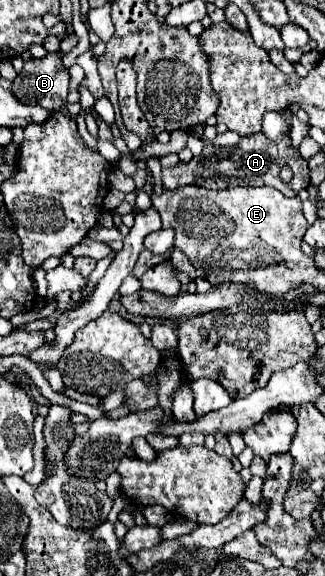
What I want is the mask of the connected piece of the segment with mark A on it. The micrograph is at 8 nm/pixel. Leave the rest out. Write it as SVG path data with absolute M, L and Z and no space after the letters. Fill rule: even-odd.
M261 132L255 136L243 138L237 146L221 148L215 144L205 144L203 152L195 156L191 162L179 162L173 168L163 168L163 186L169 190L175 190L179 186L187 184L199 184L207 186L211 190L221 190L223 186L275 186L281 190L285 196L297 196L301 188L309 186L309 168L307 162L299 156L295 148L291 148L289 136L285 136L281 142L271 142L267 140ZM287 164L293 168L295 176L289 184L283 184L279 180L279 168Z

